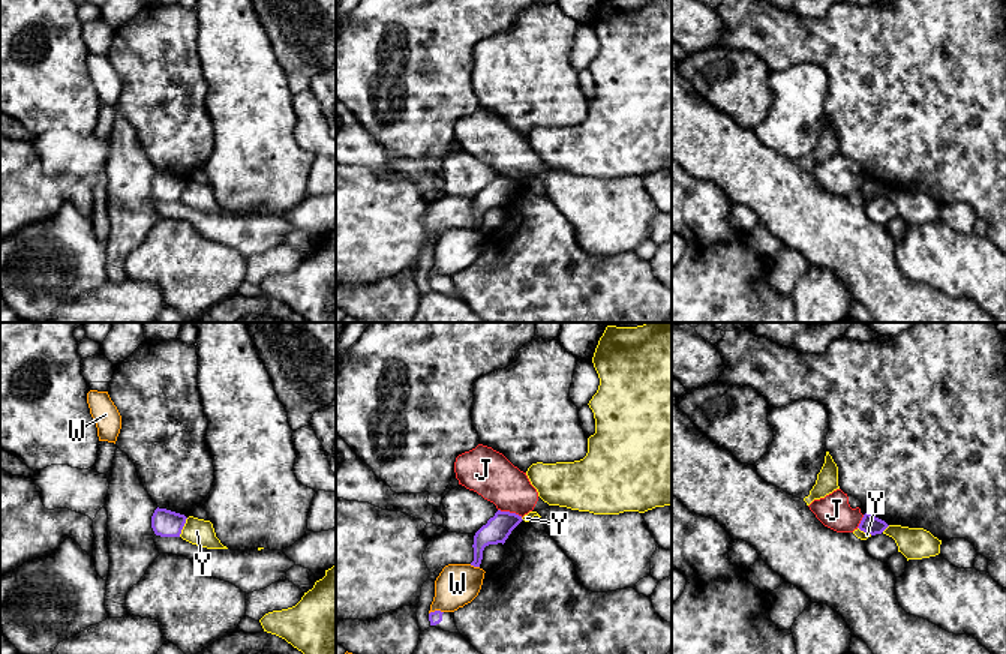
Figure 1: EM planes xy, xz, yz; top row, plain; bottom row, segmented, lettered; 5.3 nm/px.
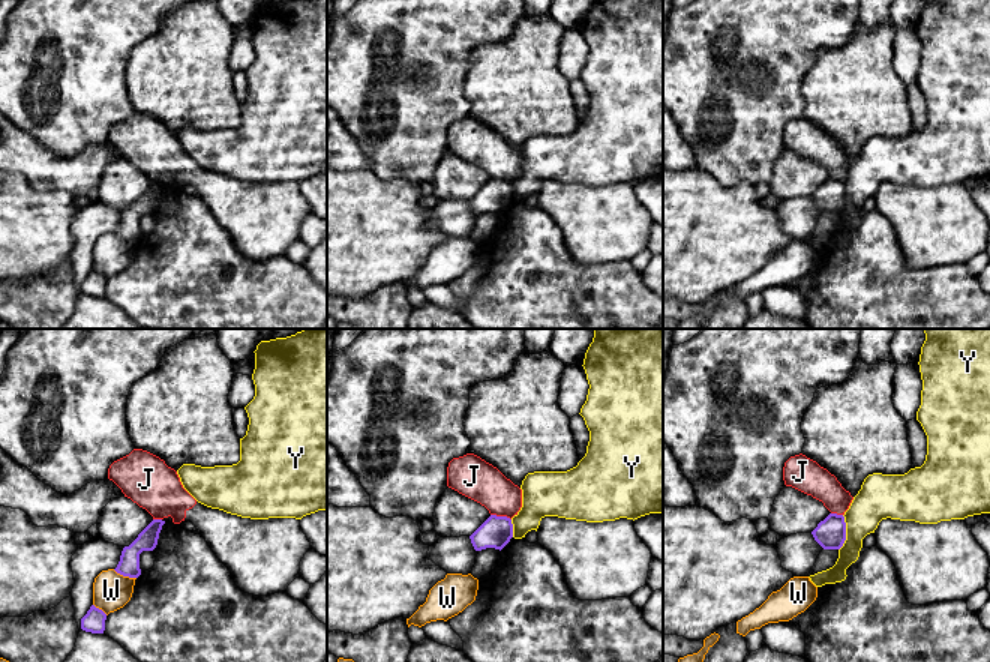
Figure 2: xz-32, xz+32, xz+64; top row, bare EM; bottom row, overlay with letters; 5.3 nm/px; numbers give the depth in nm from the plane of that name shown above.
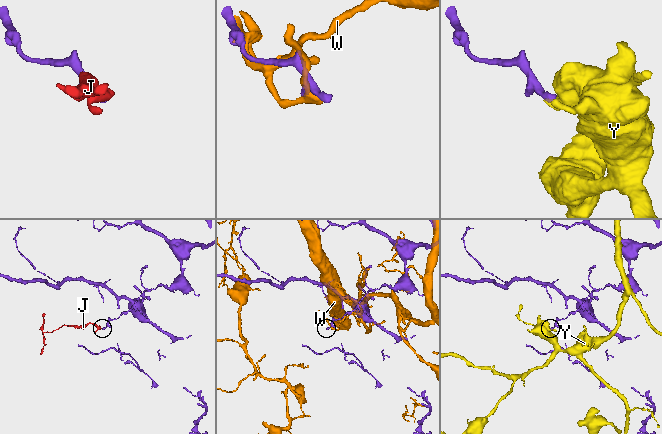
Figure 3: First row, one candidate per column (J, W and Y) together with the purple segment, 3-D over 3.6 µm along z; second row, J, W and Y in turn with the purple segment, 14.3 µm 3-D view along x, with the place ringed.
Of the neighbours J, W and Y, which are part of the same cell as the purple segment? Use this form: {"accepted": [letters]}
{"accepted": []}

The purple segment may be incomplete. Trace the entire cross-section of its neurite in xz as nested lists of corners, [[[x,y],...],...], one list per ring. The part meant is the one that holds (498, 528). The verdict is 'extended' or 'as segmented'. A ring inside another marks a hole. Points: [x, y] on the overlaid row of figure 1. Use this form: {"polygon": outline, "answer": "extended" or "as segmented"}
{"polygon": [[[498,510],[474,536],[474,561],[471,566],[480,567],[483,550],[489,544],[505,543],[511,531],[522,522],[522,516]]], "answer": "as segmented"}

